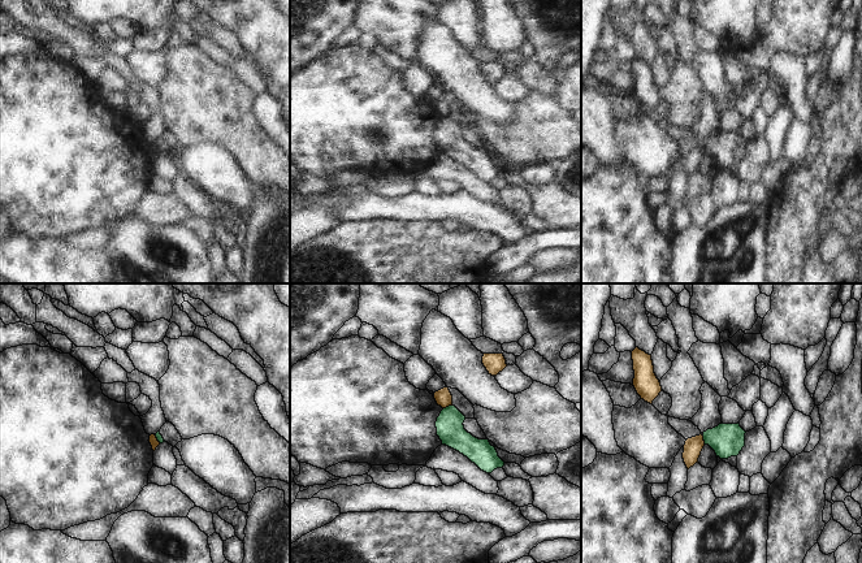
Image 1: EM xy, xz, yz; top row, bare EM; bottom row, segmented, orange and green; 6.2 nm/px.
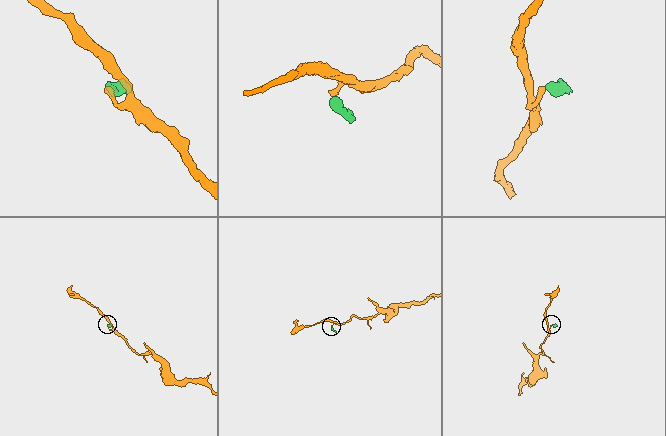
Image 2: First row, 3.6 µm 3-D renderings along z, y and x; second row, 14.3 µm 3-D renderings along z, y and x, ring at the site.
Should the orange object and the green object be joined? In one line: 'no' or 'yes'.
no

